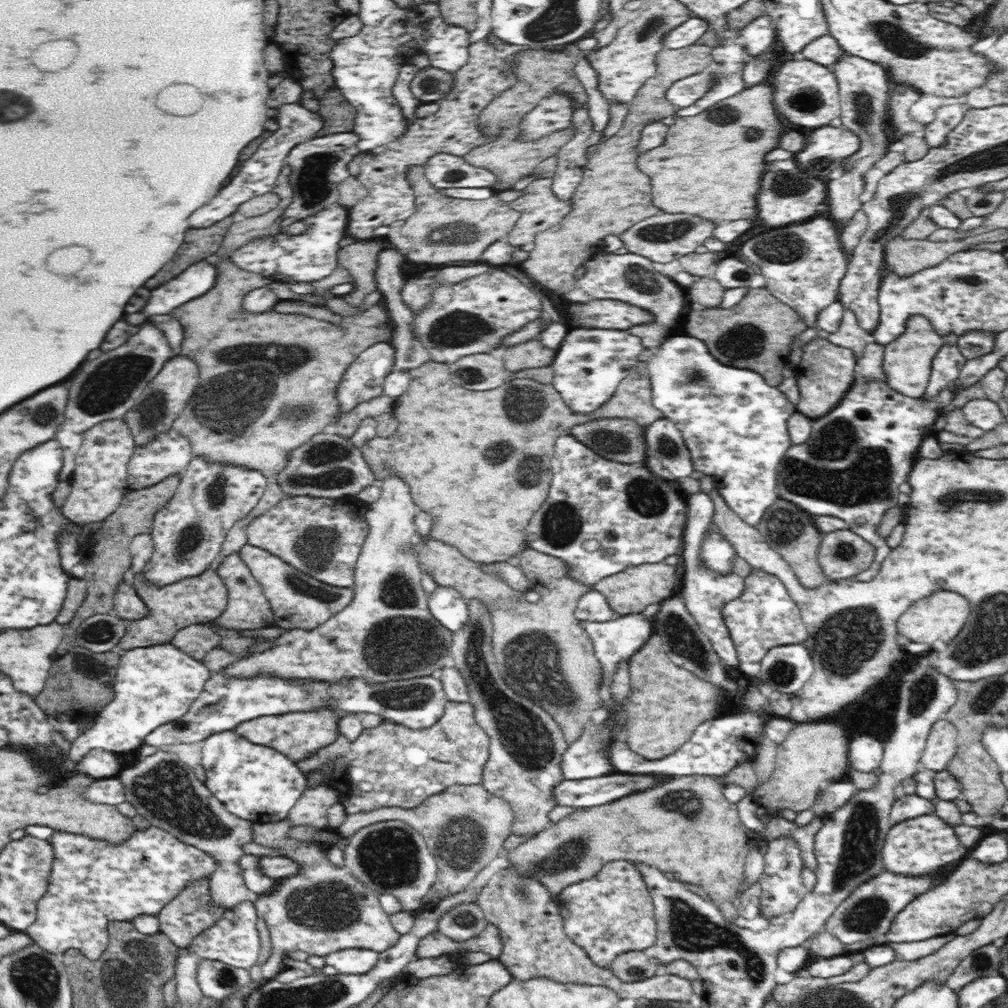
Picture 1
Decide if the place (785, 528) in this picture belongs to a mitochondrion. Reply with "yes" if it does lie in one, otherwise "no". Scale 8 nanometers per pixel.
yes

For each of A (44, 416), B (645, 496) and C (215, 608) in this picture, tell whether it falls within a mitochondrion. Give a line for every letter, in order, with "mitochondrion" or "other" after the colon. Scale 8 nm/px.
A: mitochondrion
B: mitochondrion
C: other

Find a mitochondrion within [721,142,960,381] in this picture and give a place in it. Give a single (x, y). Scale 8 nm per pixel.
(785, 249)

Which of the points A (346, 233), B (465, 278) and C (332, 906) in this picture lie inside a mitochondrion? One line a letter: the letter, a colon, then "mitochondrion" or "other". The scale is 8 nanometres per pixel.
A: other
B: other
C: mitochondrion

